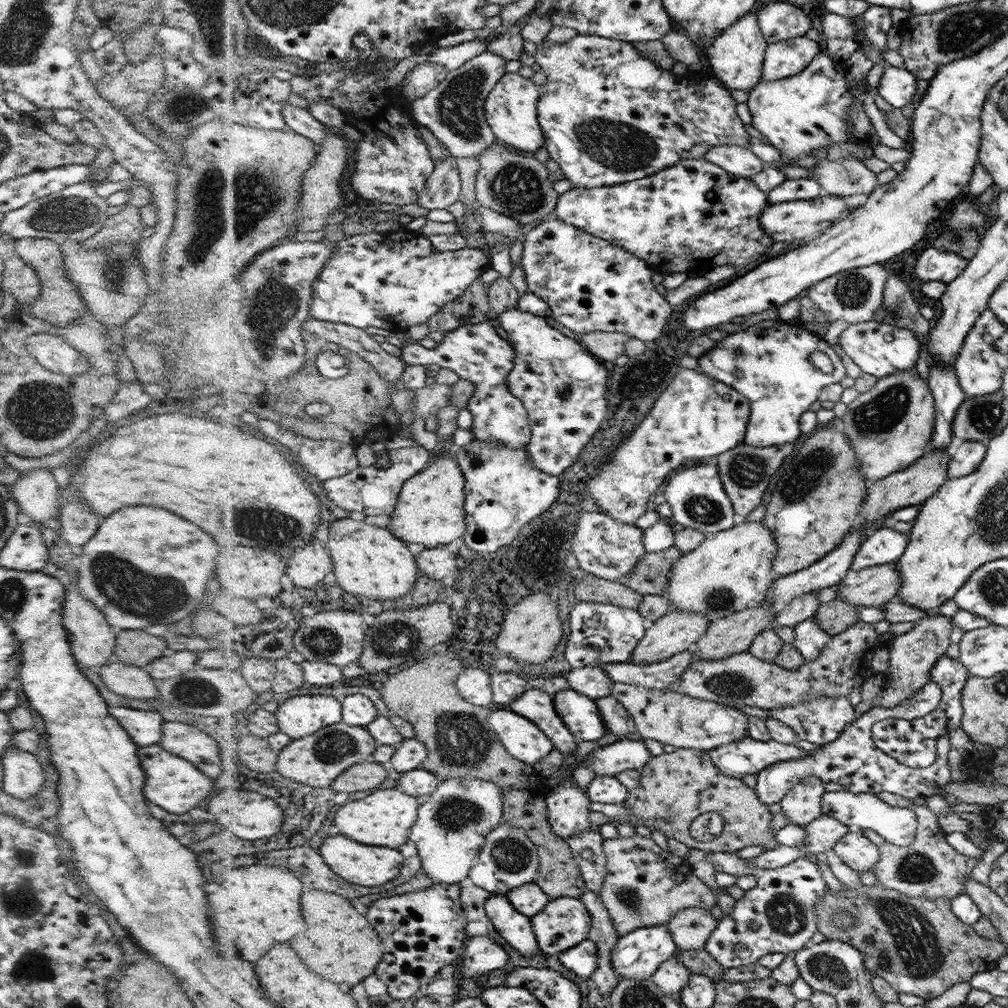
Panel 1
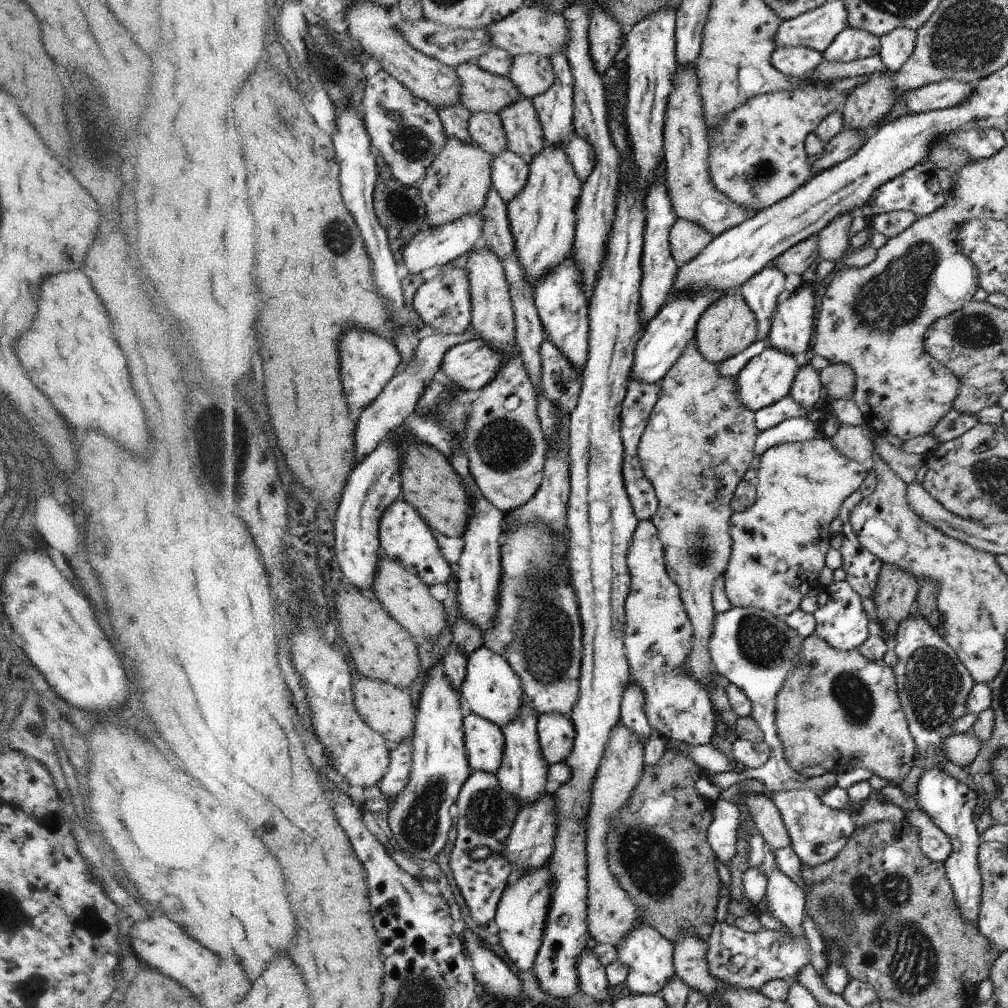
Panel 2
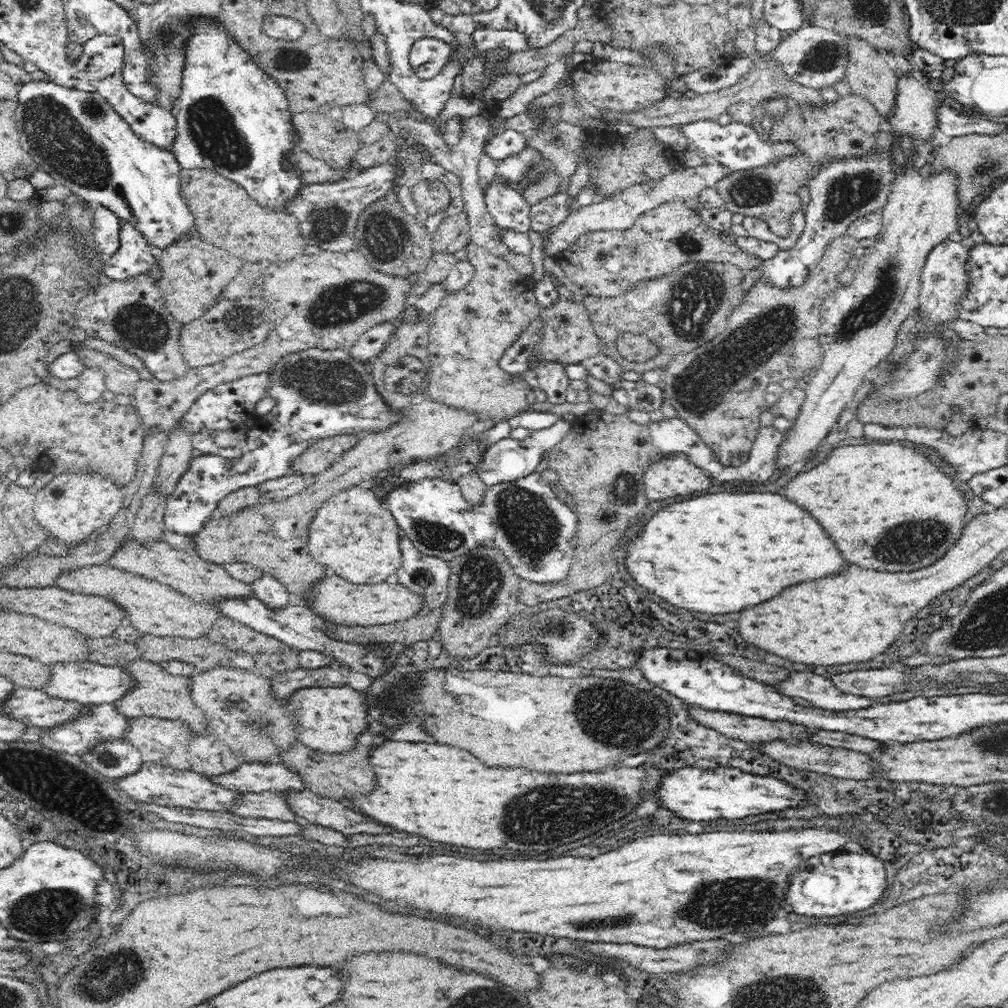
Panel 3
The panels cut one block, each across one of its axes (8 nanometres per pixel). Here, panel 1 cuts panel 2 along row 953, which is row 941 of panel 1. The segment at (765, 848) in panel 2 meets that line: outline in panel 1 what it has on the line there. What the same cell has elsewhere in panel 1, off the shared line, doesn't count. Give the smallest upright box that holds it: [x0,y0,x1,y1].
[706,851,828,969]

